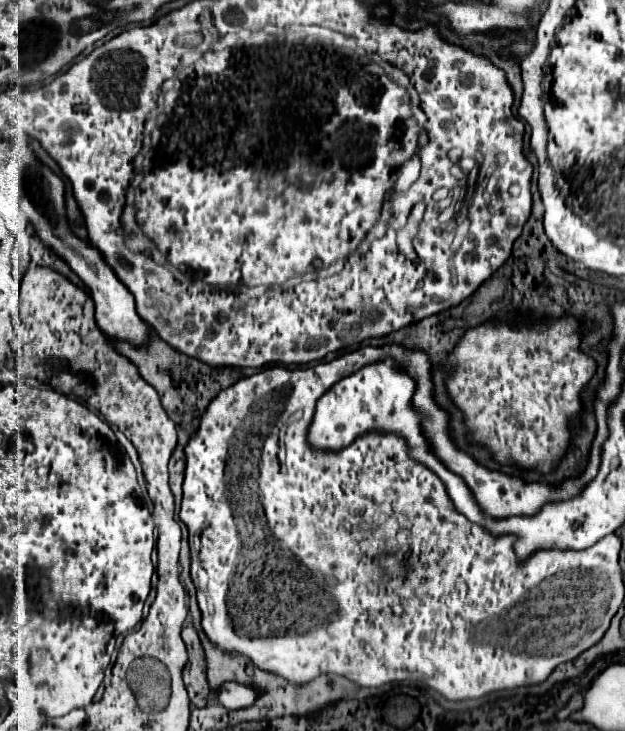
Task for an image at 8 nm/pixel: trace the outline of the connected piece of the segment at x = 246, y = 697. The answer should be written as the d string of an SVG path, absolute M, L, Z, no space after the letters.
M229 682L229 684L221 684L221 688L213 692L213 698L227 710L239 710L239 708L251 706L257 698L257 692L249 686Z

